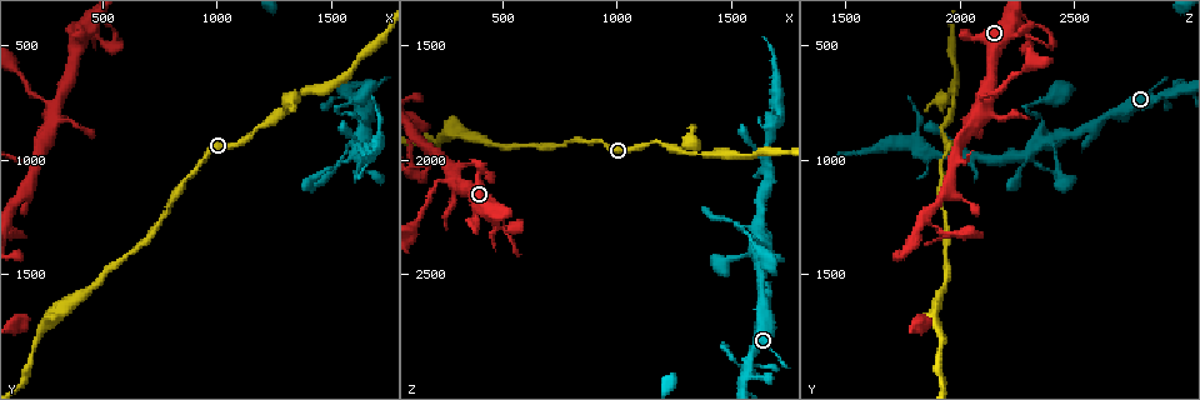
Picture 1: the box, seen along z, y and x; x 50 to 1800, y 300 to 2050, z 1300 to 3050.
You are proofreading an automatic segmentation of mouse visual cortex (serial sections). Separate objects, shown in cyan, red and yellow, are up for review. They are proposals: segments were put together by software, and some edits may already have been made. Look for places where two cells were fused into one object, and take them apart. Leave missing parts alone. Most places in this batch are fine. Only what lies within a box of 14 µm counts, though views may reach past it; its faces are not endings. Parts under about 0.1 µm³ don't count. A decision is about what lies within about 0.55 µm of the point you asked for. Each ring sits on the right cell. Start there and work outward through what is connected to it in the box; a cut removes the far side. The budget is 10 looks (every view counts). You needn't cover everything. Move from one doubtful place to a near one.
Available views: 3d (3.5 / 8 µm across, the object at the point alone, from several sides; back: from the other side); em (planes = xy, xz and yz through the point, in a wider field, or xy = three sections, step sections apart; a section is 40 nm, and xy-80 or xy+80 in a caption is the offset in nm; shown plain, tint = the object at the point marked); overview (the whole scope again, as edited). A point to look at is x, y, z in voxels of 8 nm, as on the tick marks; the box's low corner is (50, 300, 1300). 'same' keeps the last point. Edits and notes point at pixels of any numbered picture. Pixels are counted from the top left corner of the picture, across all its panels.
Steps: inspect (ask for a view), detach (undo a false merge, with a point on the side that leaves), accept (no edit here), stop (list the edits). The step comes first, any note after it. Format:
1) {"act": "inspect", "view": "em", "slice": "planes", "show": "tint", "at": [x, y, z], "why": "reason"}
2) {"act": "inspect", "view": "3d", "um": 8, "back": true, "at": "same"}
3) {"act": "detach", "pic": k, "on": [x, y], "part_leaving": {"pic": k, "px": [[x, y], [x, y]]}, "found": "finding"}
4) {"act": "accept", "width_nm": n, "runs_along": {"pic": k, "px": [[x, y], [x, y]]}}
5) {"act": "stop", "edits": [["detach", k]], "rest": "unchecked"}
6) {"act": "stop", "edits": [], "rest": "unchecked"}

{"act": "inspect", "view": "3d", "um": 3.5, "at": [1510, 780, 2300], "why": "sharp bend"}

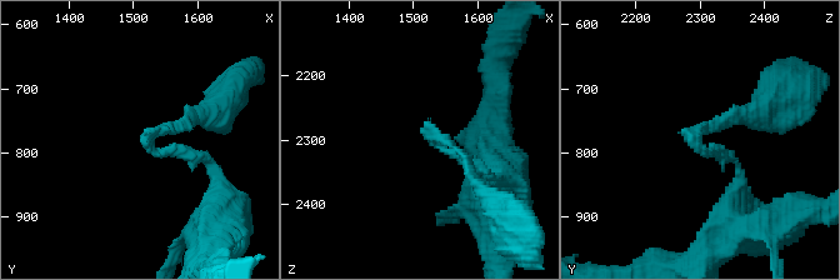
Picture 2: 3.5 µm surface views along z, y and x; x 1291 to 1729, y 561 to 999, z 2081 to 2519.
{"act": "inspect", "view": "em", "slice": "planes", "show": "tint", "at": [1520, 780, 2295], "why": "shape alone is not enough"}

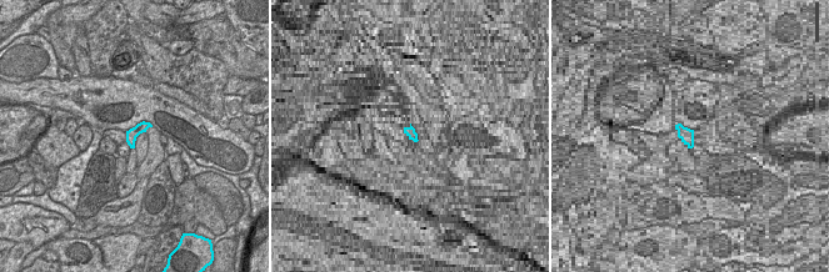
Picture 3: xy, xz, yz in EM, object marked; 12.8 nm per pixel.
{"act": "accept", "found": "continuous, no second cell"}

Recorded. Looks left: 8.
{"act": "inspect", "view": "3d", "um": 3.5, "at": [1330, 750, 1980], "why": "arms part here"}

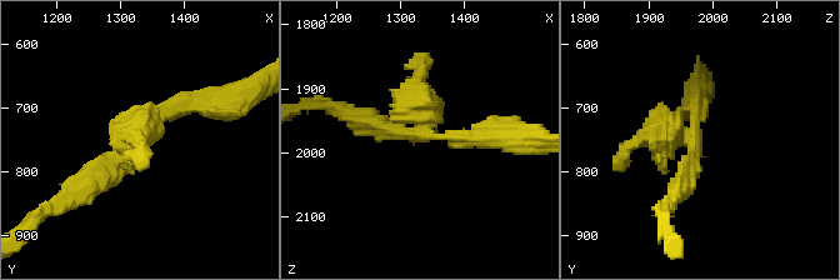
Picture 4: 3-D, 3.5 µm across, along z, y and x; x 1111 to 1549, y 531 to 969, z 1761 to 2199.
{"act": "inspect", "view": "em", "slice": "xy", "step": 5, "show": "tint", "at": [1330, 750, 1975]}

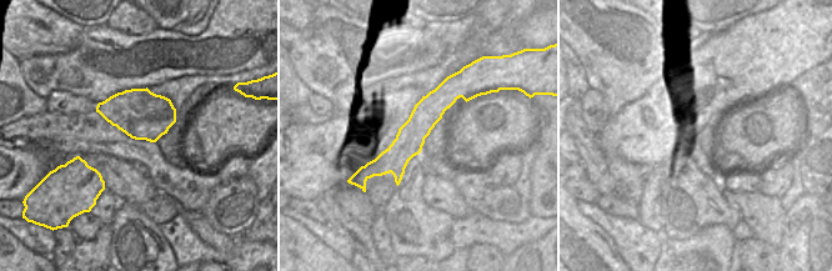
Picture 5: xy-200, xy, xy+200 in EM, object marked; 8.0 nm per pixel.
{"act": "accept", "found": "all the same cell"}

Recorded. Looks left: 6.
{"act": "inspect", "view": "3d", "um": 3.5, "at": [290, 780, 2090], "why": "calibre changes"}

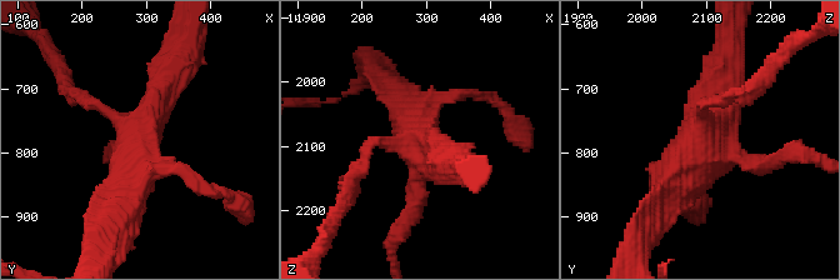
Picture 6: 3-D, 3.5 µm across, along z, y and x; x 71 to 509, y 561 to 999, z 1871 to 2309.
{"act": "inspect", "view": "em", "slice": "xy", "step": 3, "show": "tint", "at": [285, 770, 2095]}

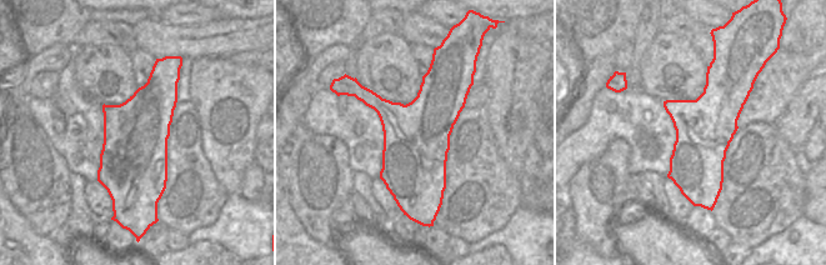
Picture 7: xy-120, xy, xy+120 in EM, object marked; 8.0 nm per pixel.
{"act": "accept", "runs_along": {"pic": 6, "px": [[720, 65], [710, 123], [660, 206]]}, "found": "one cell here"}

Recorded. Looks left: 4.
{"act": "inspect", "view": "3d", "um": 8, "at": [460, 440, 2270], "why": "thick turns thin"}

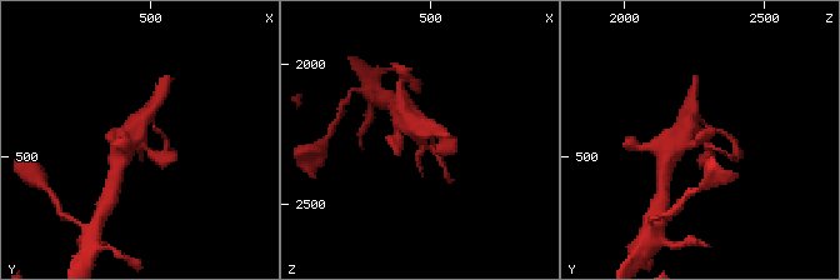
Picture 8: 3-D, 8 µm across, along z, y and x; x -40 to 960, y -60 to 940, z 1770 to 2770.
{"act": "inspect", "view": "em", "slice": "xy", "step": 2, "show": "tint", "at": [460, 430, 2260], "why": "need the tissue"}

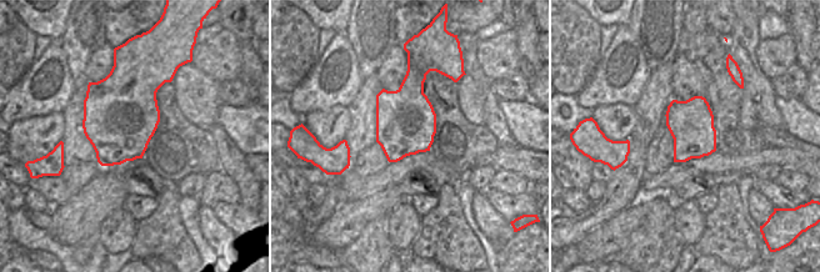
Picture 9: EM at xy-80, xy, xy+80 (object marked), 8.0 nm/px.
{"act": "accept", "runs_along": {"pic": 8, "px": [[408, 116], [425, 148], [441, 148]]}, "found": "continuous, no second cell"}

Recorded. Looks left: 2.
{"act": "stop", "edits": [], "rest": "unchecked"}

